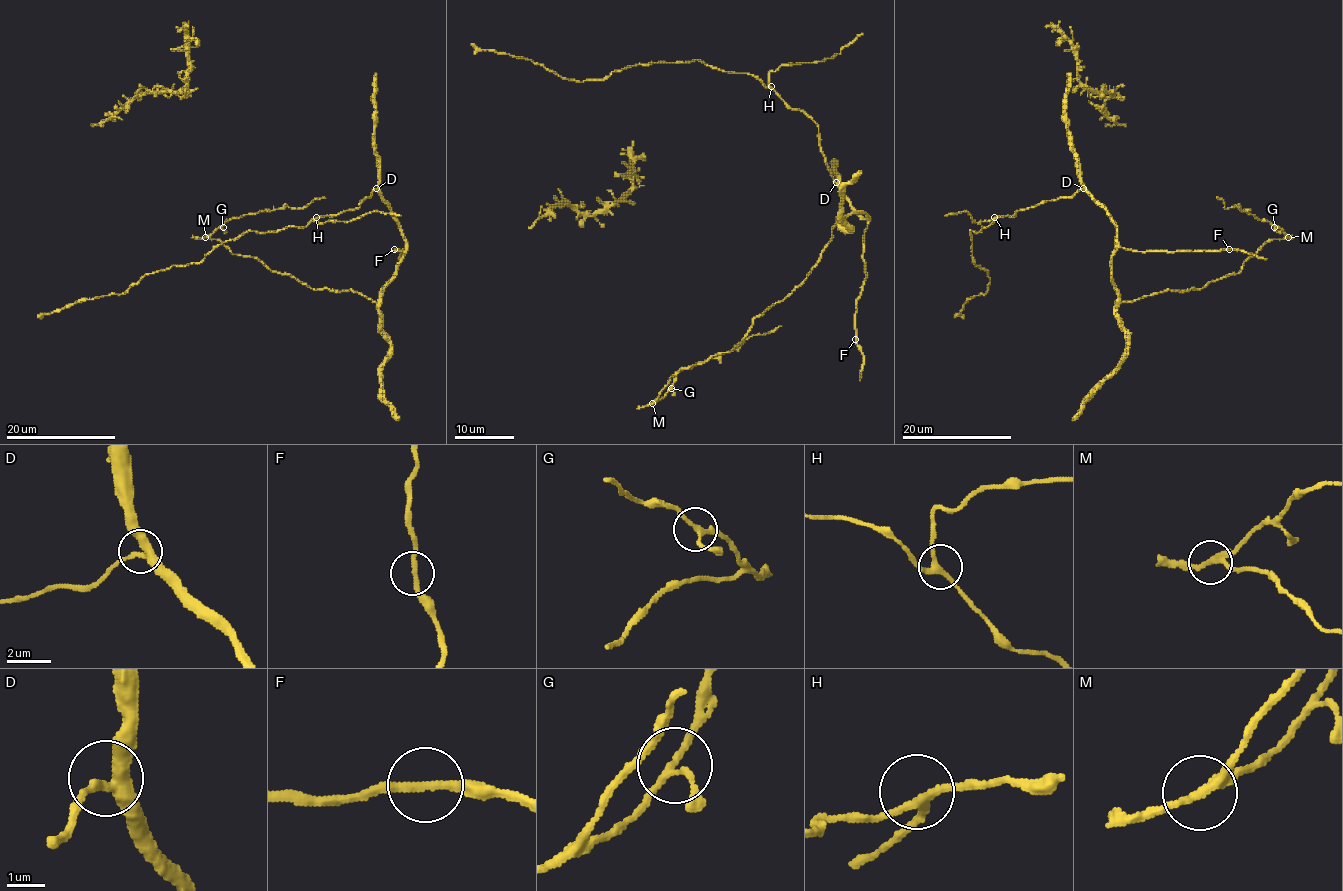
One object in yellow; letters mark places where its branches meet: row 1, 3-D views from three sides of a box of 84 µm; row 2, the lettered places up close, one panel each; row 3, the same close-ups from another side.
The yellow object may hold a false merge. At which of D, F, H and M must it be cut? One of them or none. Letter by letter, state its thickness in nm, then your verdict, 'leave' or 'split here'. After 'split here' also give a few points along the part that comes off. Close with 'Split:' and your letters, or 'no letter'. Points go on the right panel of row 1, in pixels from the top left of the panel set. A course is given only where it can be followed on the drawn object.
D: 300 nm | leave
F: 220 nm | leave
H: 200 nm | leave
M: 220 nm | split here | (1288, 238), (1279, 228), (1235, 206), (1226, 209), (1222, 199), (1216, 198)
Split: M

